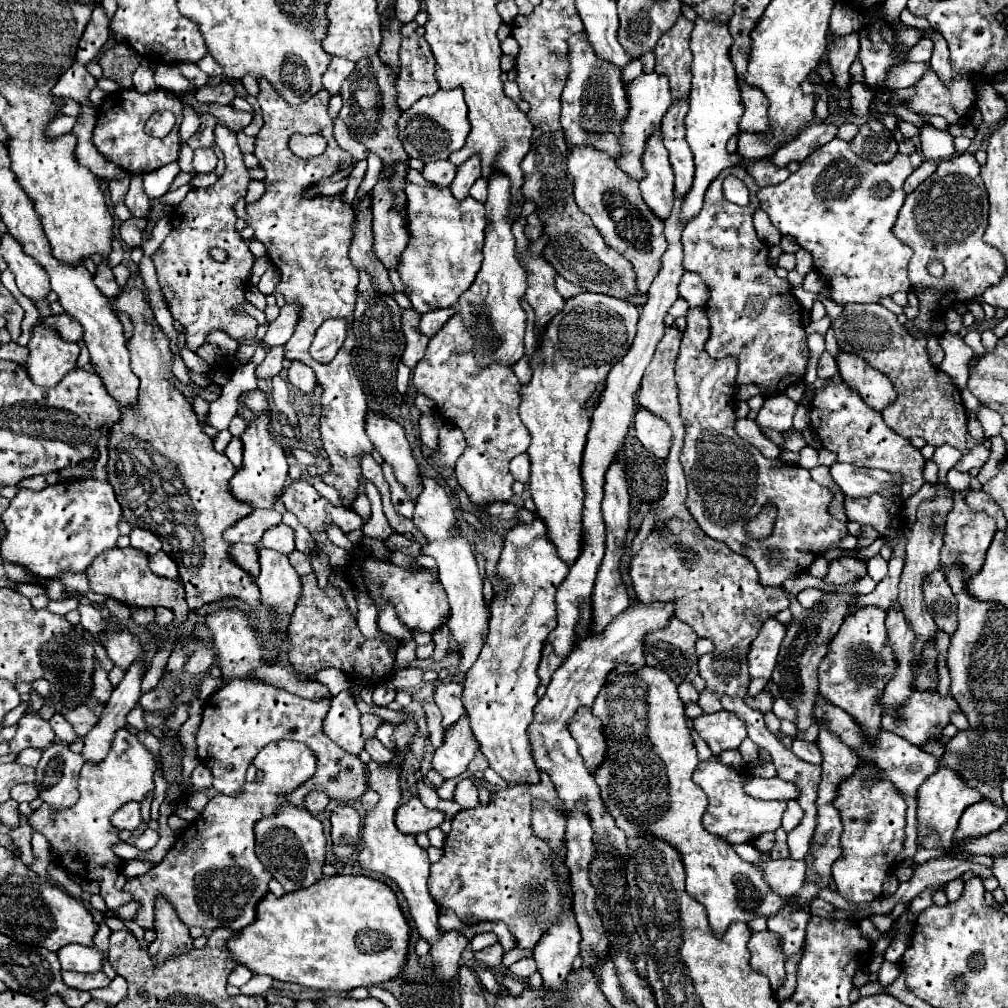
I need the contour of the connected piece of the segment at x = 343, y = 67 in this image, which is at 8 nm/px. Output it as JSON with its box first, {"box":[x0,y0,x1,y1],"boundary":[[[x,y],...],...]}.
{"box":[324,55,354,95],"boundary":[[[330,55],[330,65],[328,65],[328,71],[324,73],[324,87],[336,95],[342,87],[342,83],[348,79],[350,71],[352,71],[354,63],[348,61],[348,59],[342,59],[338,55]]]}

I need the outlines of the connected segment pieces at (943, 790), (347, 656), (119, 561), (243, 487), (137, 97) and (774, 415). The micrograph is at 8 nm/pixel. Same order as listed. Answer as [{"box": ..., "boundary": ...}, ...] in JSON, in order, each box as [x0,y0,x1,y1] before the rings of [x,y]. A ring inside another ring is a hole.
[{"box":[918,767,982,849],"boundary":[[[940,767],[934,775],[930,775],[920,791],[918,791],[918,797],[920,797],[920,805],[918,805],[918,831],[936,831],[942,839],[942,849],[948,849],[952,845],[952,837],[954,837],[954,831],[956,831],[956,825],[958,825],[958,819],[962,815],[962,811],[980,801],[982,795],[978,791],[974,791],[972,787],[968,787],[968,783],[964,783],[964,779],[960,779],[960,775],[956,775],[956,771],[948,769],[948,767]]]},{"box":[288,573,394,683],"boundary":[[[314,573],[302,577],[300,583],[302,583],[300,603],[296,603],[296,609],[288,625],[290,663],[308,677],[312,677],[316,671],[324,667],[336,667],[354,679],[368,679],[370,683],[378,683],[386,679],[394,663],[394,655],[390,655],[386,641],[366,639],[360,633],[354,615],[350,615],[336,587],[328,585],[324,591],[320,591]]]},{"box":[88,549,188,623],"boundary":[[[110,549],[104,555],[100,555],[98,559],[94,559],[94,563],[88,567],[88,579],[90,579],[90,589],[94,589],[96,593],[108,595],[112,599],[122,601],[128,607],[166,607],[174,611],[174,623],[182,623],[188,615],[188,607],[186,607],[186,599],[184,599],[184,585],[176,579],[164,579],[158,577],[150,571],[148,567],[148,557],[134,549]]]},{"box":[230,389,288,509],"boundary":[[[260,389],[248,391],[244,403],[248,403],[248,409],[252,409],[256,413],[256,419],[240,437],[244,443],[244,465],[230,479],[230,489],[232,489],[232,495],[240,503],[248,503],[250,507],[256,507],[256,509],[258,507],[272,509],[288,483],[288,461],[286,461],[282,447],[274,443],[274,439],[270,437],[270,431],[268,431],[268,425],[270,425],[268,395]]]},{"box":[92,89,184,175],"boundary":[[[118,89],[118,91],[106,95],[106,99],[100,107],[100,113],[98,113],[92,141],[108,161],[114,161],[128,173],[144,175],[162,165],[178,161],[178,151],[182,145],[180,135],[178,135],[178,127],[182,123],[182,109],[184,109],[184,105],[182,105],[180,97],[176,97],[164,89],[158,89],[152,93],[138,93],[134,89]],[[160,109],[168,109],[176,115],[176,125],[166,135],[166,139],[156,139],[144,131],[144,125],[150,119],[150,115]]]},{"box":[758,395,798,431],"boundary":[[[786,395],[766,397],[762,409],[758,411],[758,425],[762,429],[788,431],[788,429],[792,429],[792,415],[794,415],[796,407],[798,407],[798,403],[794,403]]]}]

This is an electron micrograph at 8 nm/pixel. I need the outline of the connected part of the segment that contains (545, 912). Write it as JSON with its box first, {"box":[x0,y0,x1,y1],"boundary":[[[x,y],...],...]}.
{"box":[430,771,572,949],"boundary":[[[546,771],[540,773],[540,783],[536,787],[514,785],[502,789],[484,779],[478,779],[474,783],[490,791],[490,801],[488,805],[462,809],[454,815],[452,831],[446,835],[444,855],[430,867],[430,893],[440,907],[452,909],[462,923],[476,925],[480,921],[502,921],[514,935],[518,949],[534,949],[548,927],[558,923],[564,913],[572,913],[572,903],[566,903],[566,899],[572,899],[572,887],[568,885],[570,895],[566,895],[566,889],[554,875],[556,853],[548,847],[548,843],[544,843],[544,839],[540,839],[532,831],[532,801],[552,803],[560,813],[564,813],[564,801],[558,799],[556,787]]]}

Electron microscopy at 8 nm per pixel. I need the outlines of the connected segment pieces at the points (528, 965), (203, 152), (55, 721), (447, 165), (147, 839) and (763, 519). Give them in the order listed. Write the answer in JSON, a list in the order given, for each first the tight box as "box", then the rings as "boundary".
[{"box":[510,957,536,981],"boundary":[[[532,957],[520,959],[520,961],[516,961],[516,963],[510,967],[510,973],[512,973],[516,979],[524,981],[524,979],[528,979],[532,973],[536,973],[536,961],[534,961]]]},{"box":[194,147,216,173],"boundary":[[[202,147],[194,151],[194,171],[196,173],[210,173],[216,169],[216,153],[210,147]]]},{"box":[50,713,76,743],"boundary":[[[56,713],[56,715],[50,719],[50,725],[52,725],[52,729],[54,729],[54,733],[56,733],[56,737],[58,737],[60,741],[64,741],[64,743],[72,743],[72,741],[74,741],[76,733],[74,733],[72,725],[70,725],[60,713]]]},{"box":[422,161,456,187],"boundary":[[[432,161],[432,163],[424,165],[424,169],[422,169],[422,177],[438,187],[450,185],[454,175],[456,175],[456,165],[452,165],[450,161]]]},{"box":[136,827,160,851],"boundary":[[[150,827],[136,839],[136,847],[138,849],[142,849],[142,851],[150,851],[156,843],[158,843],[158,839],[160,839],[160,833],[158,831],[152,831]]]},{"box":[748,505,776,539],"boundary":[[[768,505],[764,507],[764,511],[752,519],[748,523],[748,533],[754,537],[754,539],[762,539],[762,537],[768,537],[770,531],[772,531],[772,525],[774,525],[774,519],[776,519],[776,511]]]}]

